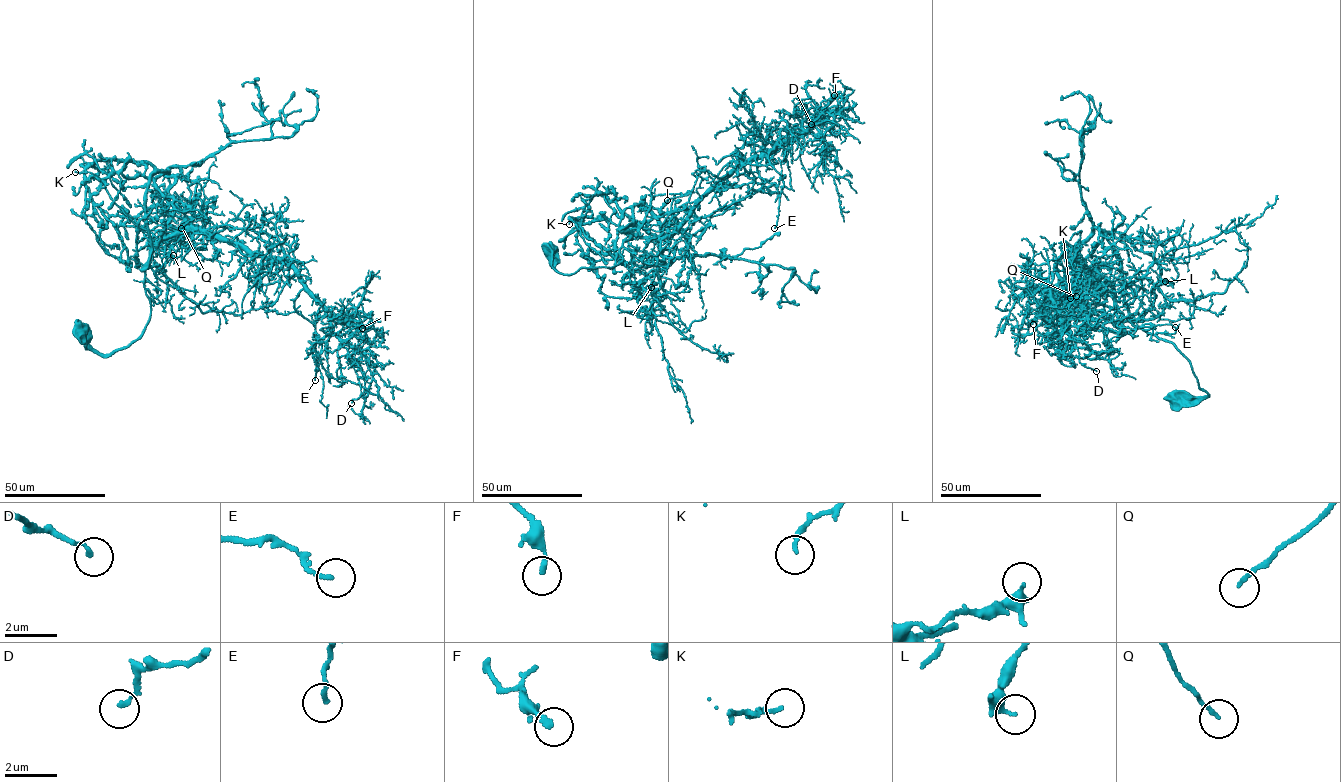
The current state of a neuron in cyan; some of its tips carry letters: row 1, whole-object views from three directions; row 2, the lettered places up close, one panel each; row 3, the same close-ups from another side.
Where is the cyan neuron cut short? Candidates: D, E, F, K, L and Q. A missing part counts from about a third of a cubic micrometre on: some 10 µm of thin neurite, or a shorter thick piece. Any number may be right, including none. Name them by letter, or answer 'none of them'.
none of them

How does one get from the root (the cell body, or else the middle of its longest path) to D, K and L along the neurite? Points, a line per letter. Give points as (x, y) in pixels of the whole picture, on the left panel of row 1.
D: (82, 330), (104, 355), (128, 347), (150, 315), (155, 245), (214, 234), (291, 266), (355, 359), (351, 403)
K: (82, 330), (85, 344), (104, 355), (135, 342), (150, 315), (144, 281), (158, 243), (98, 177), (75, 172)
L: (82, 330), (85, 344), (104, 355), (135, 342), (150, 315), (151, 255), (177, 235), (173, 255)

